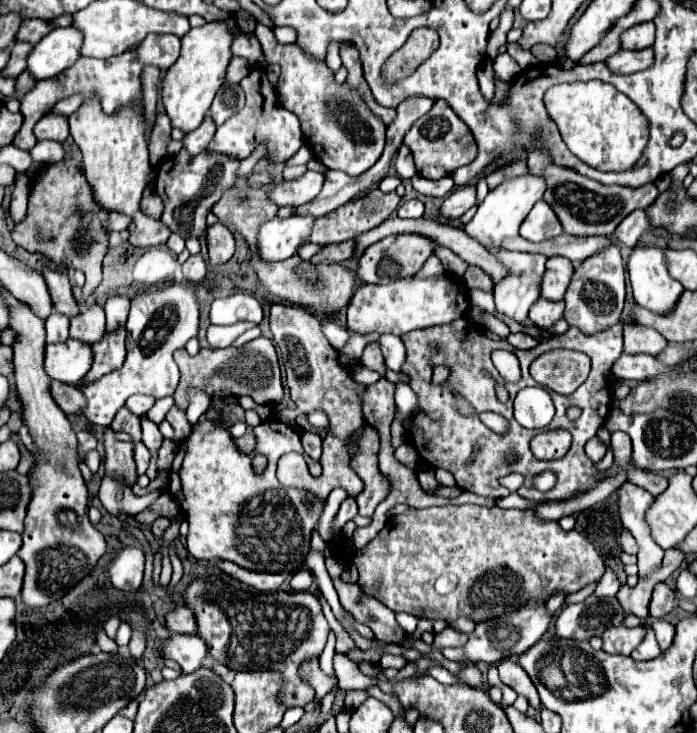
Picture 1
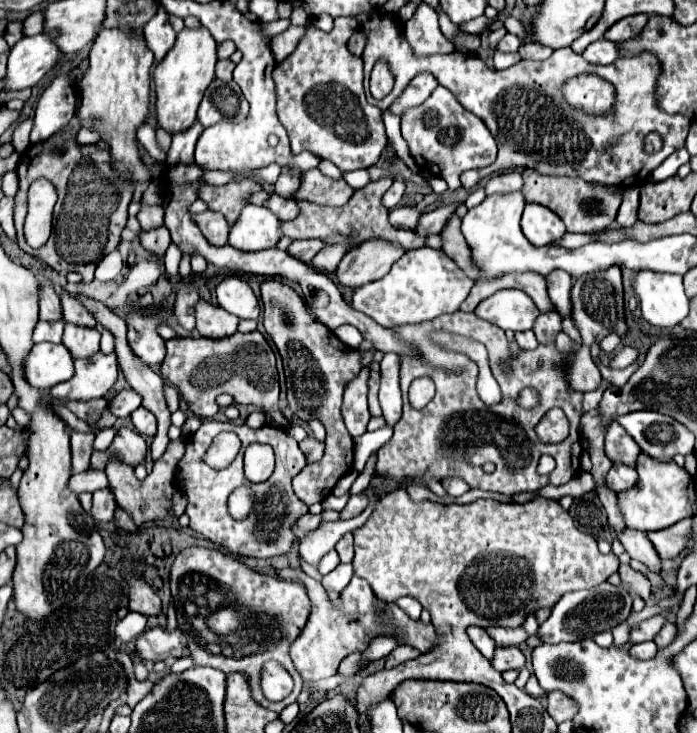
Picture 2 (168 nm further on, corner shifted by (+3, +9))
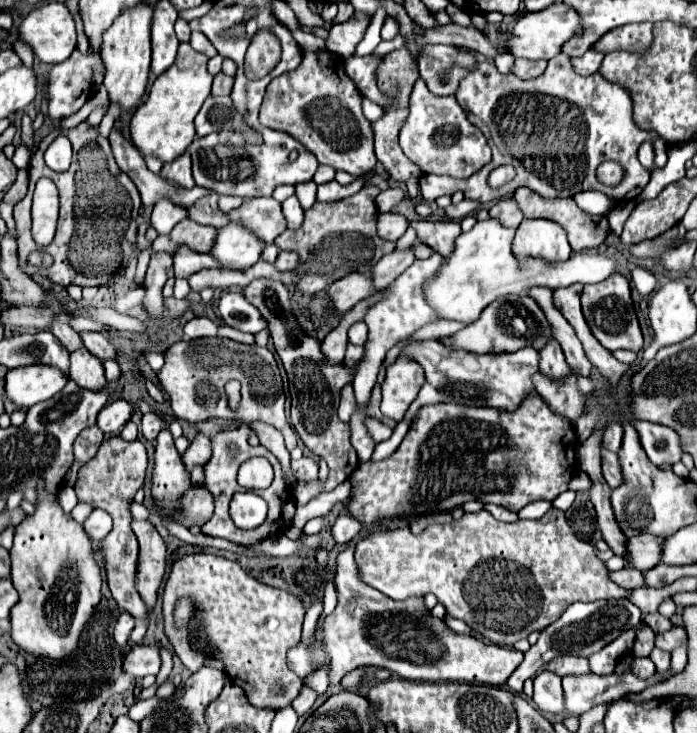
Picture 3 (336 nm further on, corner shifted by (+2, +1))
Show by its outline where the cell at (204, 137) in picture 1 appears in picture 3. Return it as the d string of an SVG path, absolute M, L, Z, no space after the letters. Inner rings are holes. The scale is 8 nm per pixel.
M184 152L178 156L178 160L174 160L172 164L166 162L162 166L160 172L162 178L166 178L168 182L176 182L182 188L192 188L194 186L194 178L192 178L192 162L190 162L190 152Z

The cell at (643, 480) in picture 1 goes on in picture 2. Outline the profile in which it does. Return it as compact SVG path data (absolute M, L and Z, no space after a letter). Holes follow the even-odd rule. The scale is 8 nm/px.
M611 422L605 434L605 454L609 460L621 460L629 466L635 466L635 460L637 460L637 454L641 454L641 448L619 422Z

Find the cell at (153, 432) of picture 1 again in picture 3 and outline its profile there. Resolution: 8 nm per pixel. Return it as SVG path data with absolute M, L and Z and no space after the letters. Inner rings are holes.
M150 412L150 414L142 416L142 434L146 440L154 440L158 436L158 432L162 430L162 426L164 426L164 422L158 414Z

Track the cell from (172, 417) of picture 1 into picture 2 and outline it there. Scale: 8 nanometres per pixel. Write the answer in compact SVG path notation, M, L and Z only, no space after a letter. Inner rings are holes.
M165 382L163 386L163 392L165 392L165 400L167 400L167 408L171 412L175 412L179 408L179 394L177 394L177 388L171 386L169 382Z

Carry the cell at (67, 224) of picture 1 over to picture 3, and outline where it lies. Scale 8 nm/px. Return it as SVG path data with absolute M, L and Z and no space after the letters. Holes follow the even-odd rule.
M86 122L78 124L70 130L54 130L50 132L38 148L32 152L30 166L28 166L30 186L28 194L14 206L14 220L16 220L16 242L18 242L18 256L20 264L26 274L40 274L50 278L54 284L60 286L100 286L108 278L112 278L123 264L126 265L132 255L137 251L137 228L139 210L142 206L140 194L134 186L134 182L118 168L108 138L102 138L96 128L88 128ZM56 136L66 136L72 142L74 158L72 166L66 172L54 172L44 164L44 150L50 146L50 142ZM38 178L50 178L60 190L60 218L58 218L58 230L54 236L54 242L44 248L54 260L52 268L38 268L28 262L28 256L38 250L31 237L31 207L33 192ZM131 216L131 219L130 219ZM126 226L129 227L126 231ZM122 234L124 234L122 240ZM120 240L121 247L120 248Z

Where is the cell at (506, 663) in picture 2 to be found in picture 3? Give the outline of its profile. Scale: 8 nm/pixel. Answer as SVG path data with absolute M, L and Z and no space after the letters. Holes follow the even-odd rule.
M348 544L346 550L338 554L336 560L336 590L338 606L332 614L324 618L322 642L312 636L310 644L300 642L288 650L288 668L300 678L316 668L324 668L330 660L330 688L340 684L342 676L358 666L378 666L396 672L406 680L424 682L470 682L470 684L490 684L504 686L508 676L520 666L522 652L514 648L502 648L496 644L484 644L474 636L462 636L452 632L444 620L432 618L422 598L408 598L404 602L394 602L382 592L364 584L358 576L354 562L354 546Z

